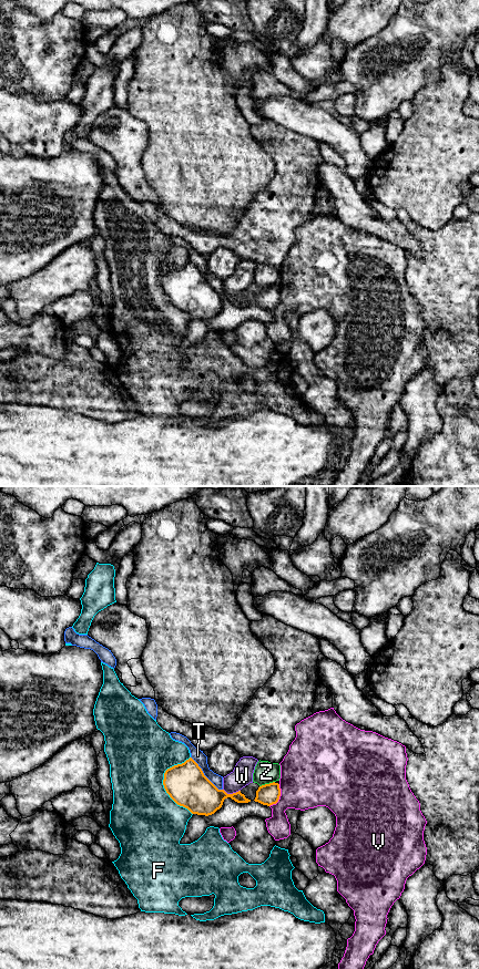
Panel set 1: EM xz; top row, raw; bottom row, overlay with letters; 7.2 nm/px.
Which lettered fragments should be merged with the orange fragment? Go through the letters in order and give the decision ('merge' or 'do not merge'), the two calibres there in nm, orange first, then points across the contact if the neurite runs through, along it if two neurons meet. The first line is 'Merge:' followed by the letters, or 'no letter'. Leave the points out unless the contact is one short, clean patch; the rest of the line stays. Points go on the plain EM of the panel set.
Merge: no letter
F: do not merge; 300 nm thick on the orange side, 440 nm on the other
T: do not merge; 300 nm thick on the orange side, 90 nm on the other; border along xz (191, 260), (202, 276), (222, 294)
V: do not merge; 160 nm thick on the orange side, 420 nm on the other
W: do not merge; 260 nm thick on the orange side, 160 nm on the other
Z: do not merge; 160 nm thick on the orange side, 160 nm on the other

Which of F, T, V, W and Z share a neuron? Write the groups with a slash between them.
F / T / V / W / Z

